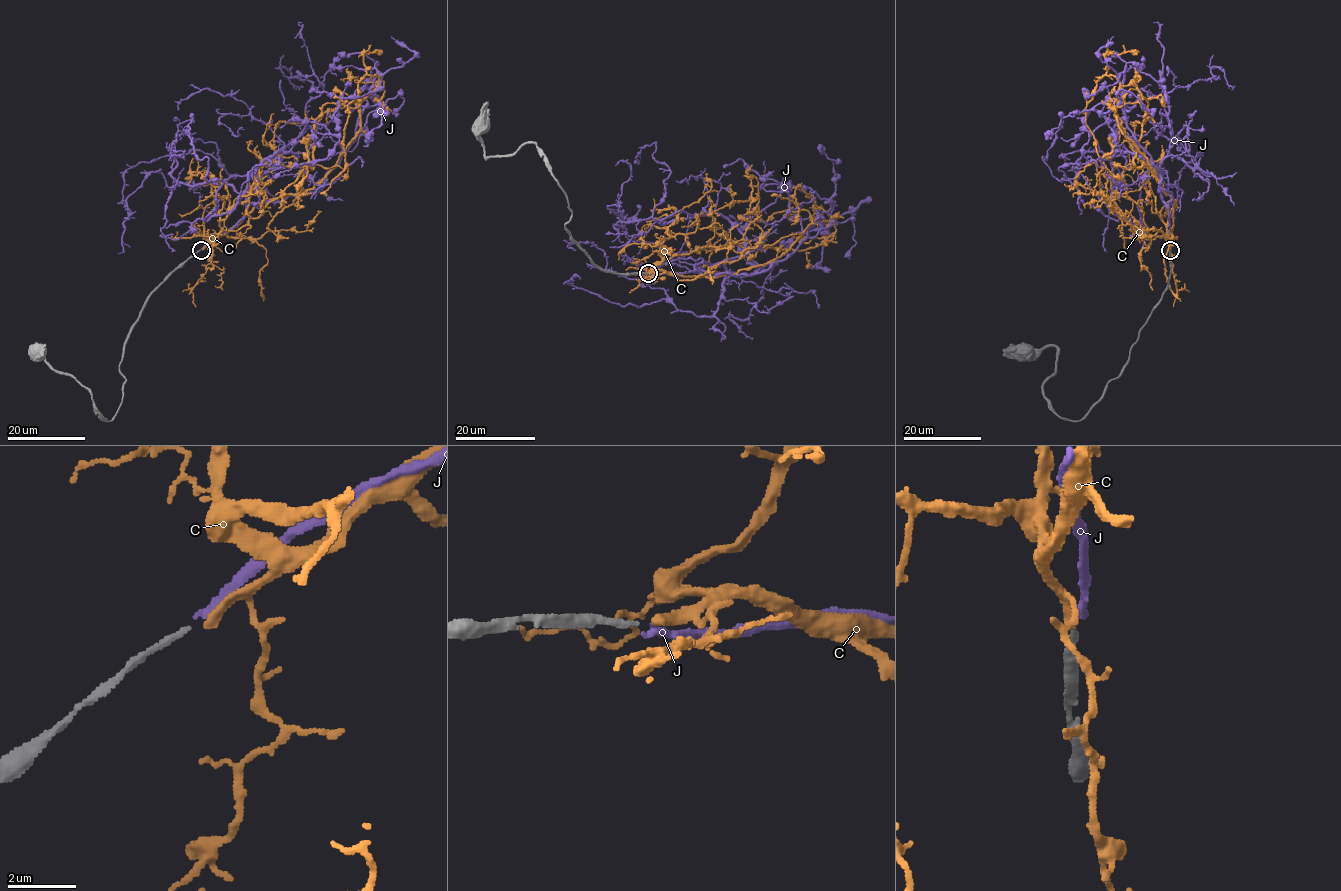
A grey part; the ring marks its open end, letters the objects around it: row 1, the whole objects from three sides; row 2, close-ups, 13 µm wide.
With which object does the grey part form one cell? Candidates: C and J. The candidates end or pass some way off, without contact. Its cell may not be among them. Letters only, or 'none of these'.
J

